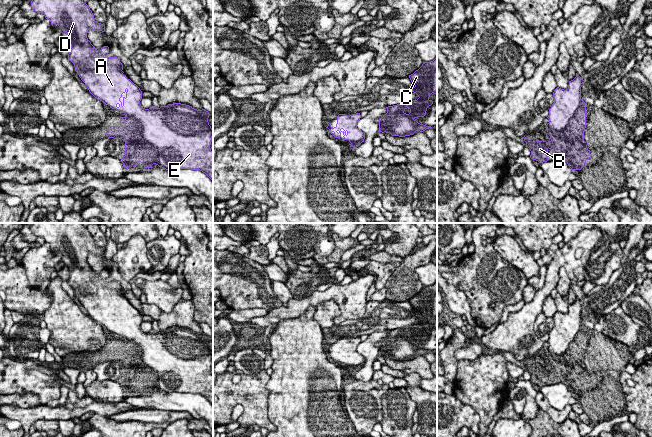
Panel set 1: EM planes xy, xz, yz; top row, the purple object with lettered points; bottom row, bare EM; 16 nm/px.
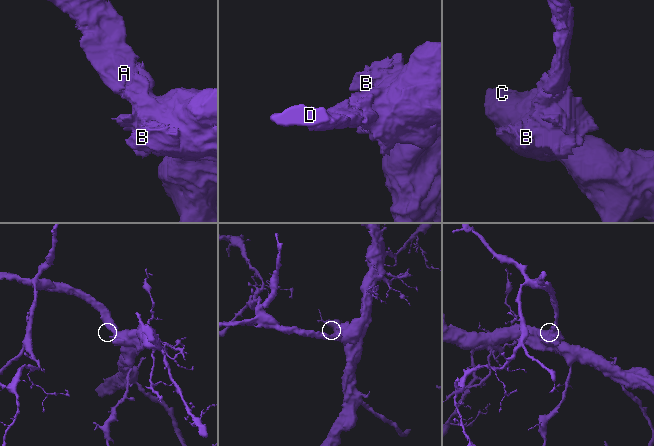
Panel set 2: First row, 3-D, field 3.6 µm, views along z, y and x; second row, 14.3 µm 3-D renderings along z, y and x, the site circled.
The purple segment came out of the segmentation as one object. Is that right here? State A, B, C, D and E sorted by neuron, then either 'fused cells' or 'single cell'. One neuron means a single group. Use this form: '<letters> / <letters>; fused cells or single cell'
A B C D E; single cell

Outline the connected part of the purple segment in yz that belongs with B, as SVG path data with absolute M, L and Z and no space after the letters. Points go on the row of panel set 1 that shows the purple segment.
M576 73L566 90L559 87L554 90L554 103L549 109L549 123L544 131L548 142L522 137L531 151L531 159L547 162L548 150L551 149L552 160L565 160L571 170L587 166L586 161L591 158L587 148L590 140L584 141L587 104L581 98L581 80Z

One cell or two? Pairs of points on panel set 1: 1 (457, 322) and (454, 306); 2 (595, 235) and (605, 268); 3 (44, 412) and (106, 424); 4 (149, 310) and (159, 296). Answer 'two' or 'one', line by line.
1: two
2: two
3: two
4: two

